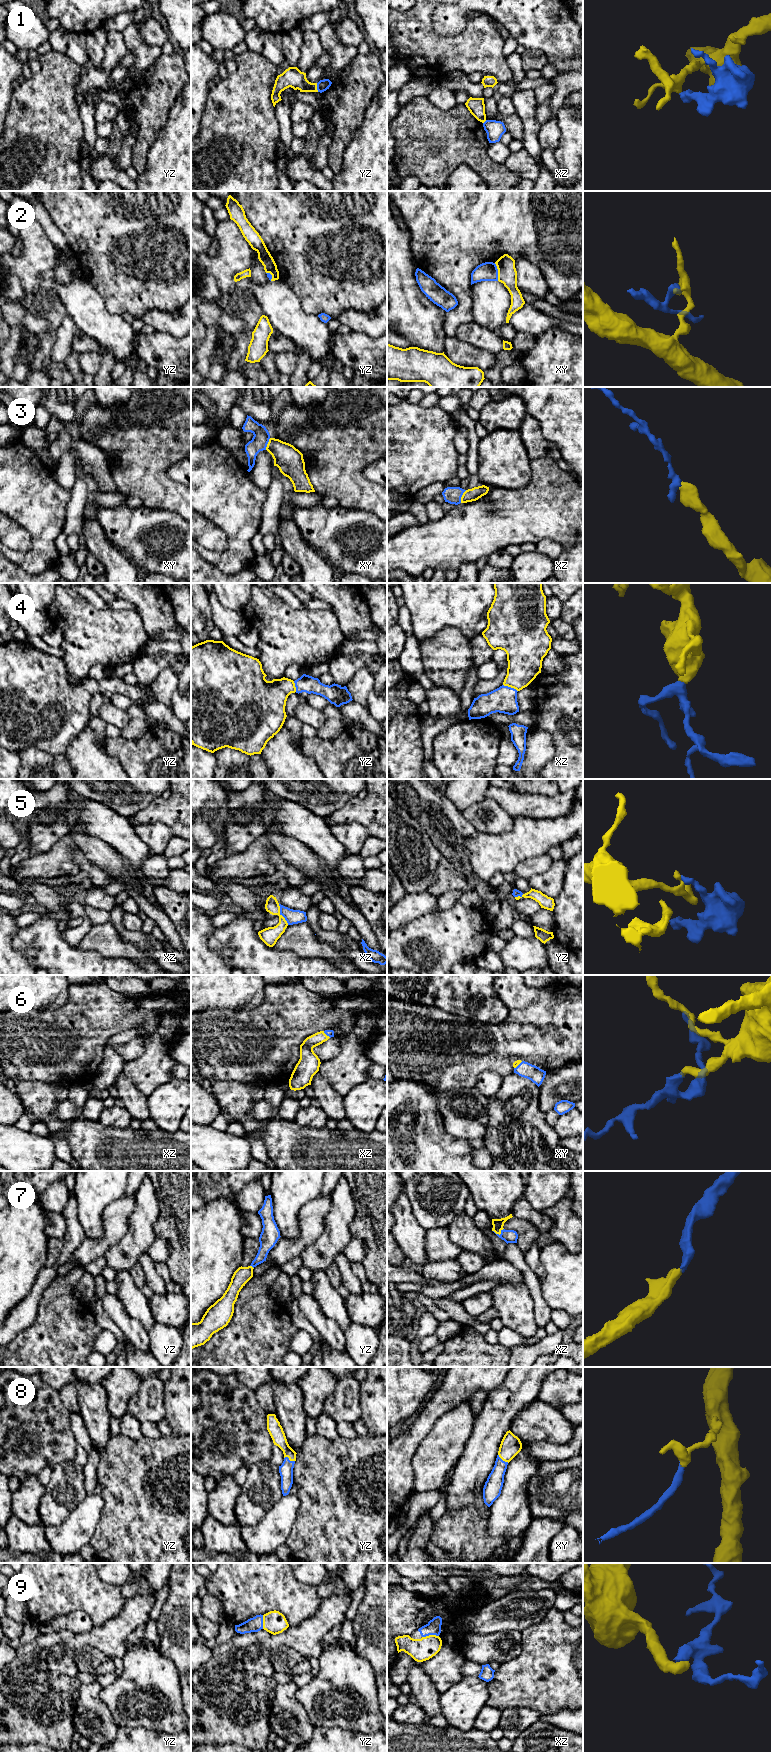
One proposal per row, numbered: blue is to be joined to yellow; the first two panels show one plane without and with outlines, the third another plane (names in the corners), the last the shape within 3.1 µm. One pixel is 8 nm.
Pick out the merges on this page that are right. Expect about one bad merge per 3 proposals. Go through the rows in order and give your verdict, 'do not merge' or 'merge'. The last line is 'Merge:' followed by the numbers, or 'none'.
1: do not merge
2: do not merge
3: merge
4: merge
5: do not merge
6: merge
7: merge
8: merge
9: do not merge
Merge: 3, 4, 6, 7, 8

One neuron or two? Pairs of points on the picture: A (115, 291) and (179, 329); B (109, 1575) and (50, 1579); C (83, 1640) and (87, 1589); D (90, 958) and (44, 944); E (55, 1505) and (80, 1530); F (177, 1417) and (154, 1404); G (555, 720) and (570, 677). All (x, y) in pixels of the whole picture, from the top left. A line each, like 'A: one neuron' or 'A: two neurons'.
A: two neurons
B: two neurons
C: two neurons
D: one neuron
E: two neurons
F: two neurons
G: one neuron

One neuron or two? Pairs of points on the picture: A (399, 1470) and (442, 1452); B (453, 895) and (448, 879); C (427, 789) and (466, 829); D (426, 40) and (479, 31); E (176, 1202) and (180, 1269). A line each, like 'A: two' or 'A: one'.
A: two
B: two
C: one
D: one
E: one

